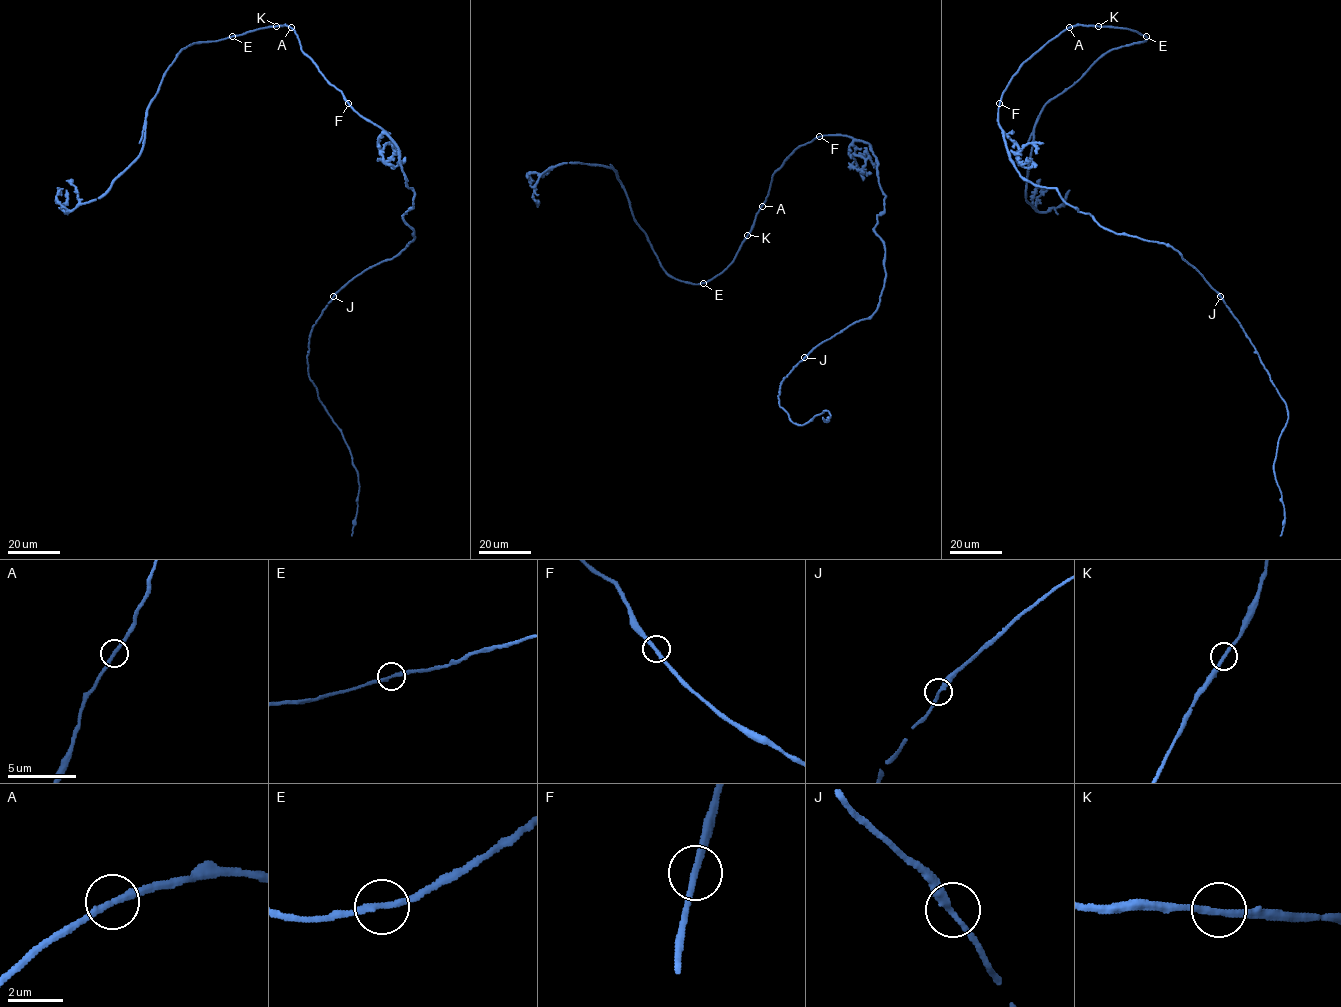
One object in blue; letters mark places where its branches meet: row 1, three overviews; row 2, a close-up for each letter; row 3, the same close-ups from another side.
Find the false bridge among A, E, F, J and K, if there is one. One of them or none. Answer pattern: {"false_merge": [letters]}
{"false_merge": []}

